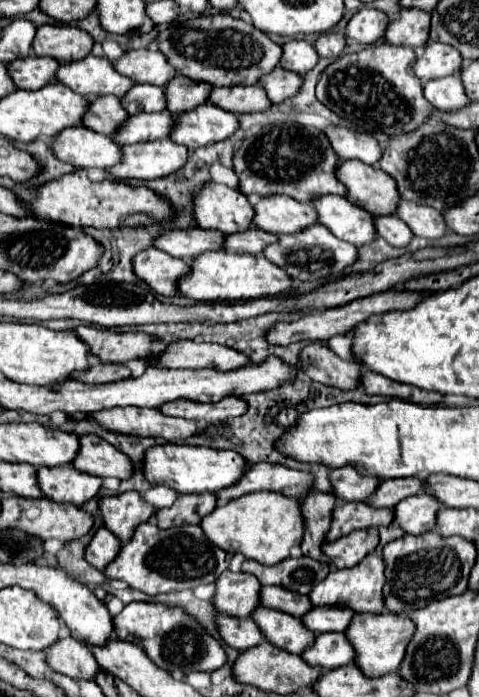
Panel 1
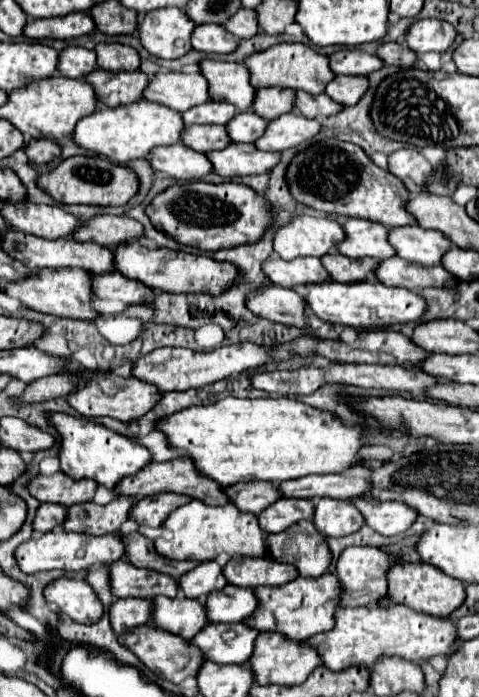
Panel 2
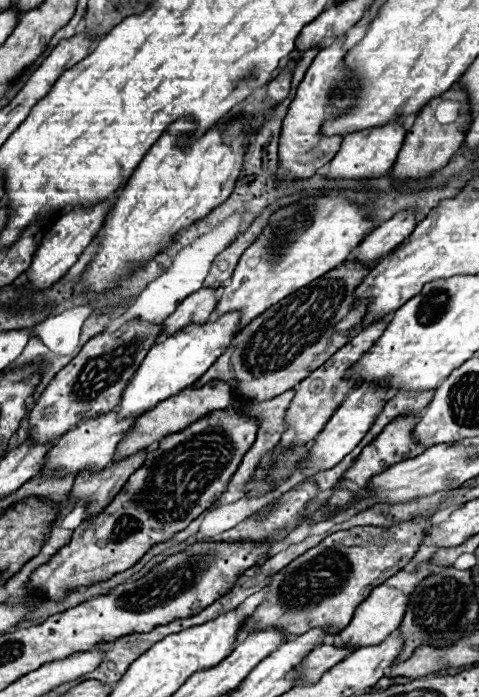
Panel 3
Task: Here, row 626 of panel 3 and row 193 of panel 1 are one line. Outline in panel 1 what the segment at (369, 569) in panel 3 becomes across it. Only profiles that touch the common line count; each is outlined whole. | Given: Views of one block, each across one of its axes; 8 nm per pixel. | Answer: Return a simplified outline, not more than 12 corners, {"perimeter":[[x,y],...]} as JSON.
{"perimeter":[[280,122],[234,154],[242,194],[346,194],[324,132]]}

